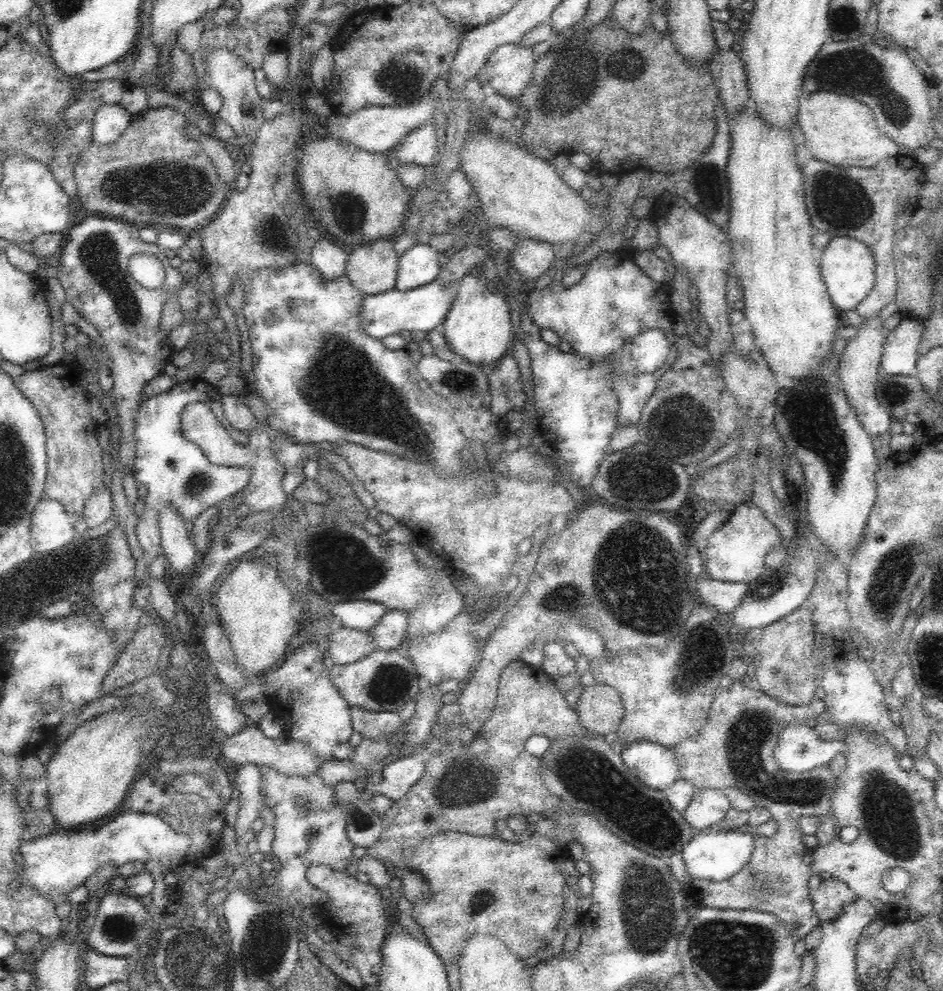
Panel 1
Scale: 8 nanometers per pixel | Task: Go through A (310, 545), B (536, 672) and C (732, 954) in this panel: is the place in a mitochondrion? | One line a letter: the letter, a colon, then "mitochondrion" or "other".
A: other
B: other
C: mitochondrion

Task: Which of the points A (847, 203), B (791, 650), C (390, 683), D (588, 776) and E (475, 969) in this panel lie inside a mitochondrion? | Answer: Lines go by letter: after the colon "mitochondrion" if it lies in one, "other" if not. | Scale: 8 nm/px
A: mitochondrion
B: other
C: mitochondrion
D: mitochondrion
E: other

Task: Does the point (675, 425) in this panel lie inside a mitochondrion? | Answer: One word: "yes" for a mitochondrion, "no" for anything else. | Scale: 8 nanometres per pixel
yes

